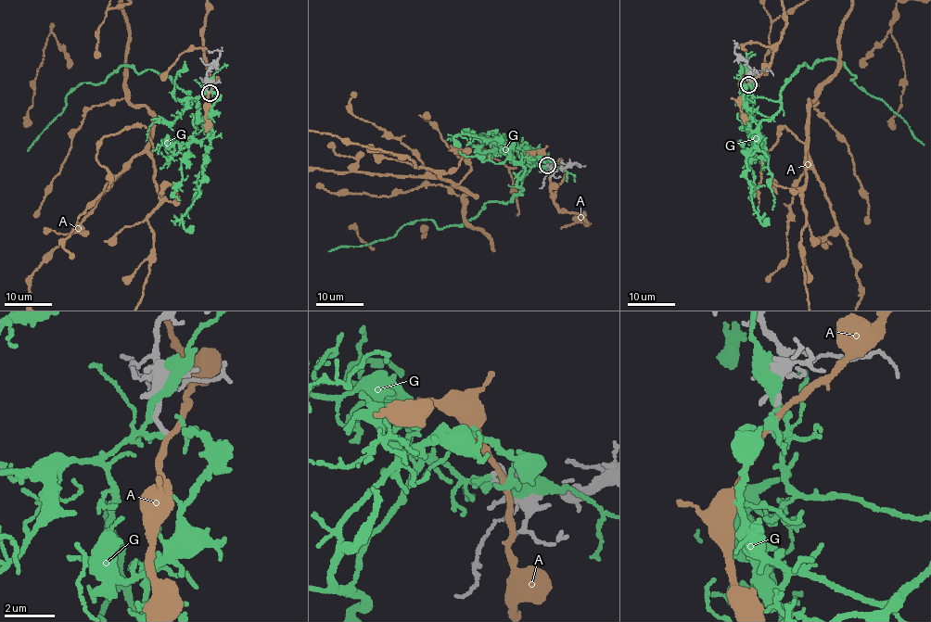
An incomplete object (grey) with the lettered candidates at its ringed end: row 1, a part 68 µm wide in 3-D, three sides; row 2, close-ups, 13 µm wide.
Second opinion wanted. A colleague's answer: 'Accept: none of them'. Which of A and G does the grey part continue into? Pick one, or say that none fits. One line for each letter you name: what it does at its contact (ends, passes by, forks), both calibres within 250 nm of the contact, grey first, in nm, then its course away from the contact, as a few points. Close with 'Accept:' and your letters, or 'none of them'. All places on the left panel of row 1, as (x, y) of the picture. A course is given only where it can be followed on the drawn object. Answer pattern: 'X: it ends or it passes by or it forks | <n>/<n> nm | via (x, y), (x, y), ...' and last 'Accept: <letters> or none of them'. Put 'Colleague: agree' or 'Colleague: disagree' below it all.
Accept: none of them
Colleague: agree

